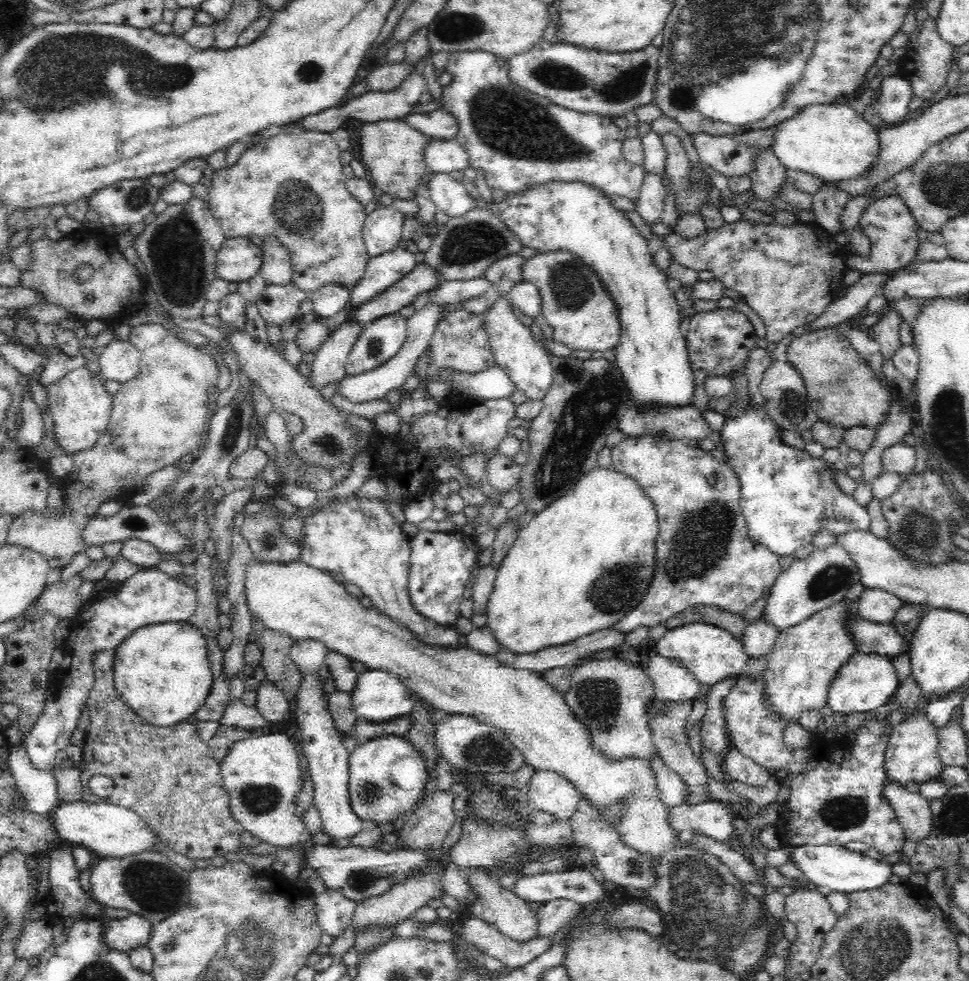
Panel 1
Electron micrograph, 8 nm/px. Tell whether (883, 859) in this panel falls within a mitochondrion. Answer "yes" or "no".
no

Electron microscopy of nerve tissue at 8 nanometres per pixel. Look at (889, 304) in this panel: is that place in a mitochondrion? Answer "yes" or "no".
no

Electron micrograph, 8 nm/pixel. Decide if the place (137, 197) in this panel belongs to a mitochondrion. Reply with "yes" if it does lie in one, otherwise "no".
yes

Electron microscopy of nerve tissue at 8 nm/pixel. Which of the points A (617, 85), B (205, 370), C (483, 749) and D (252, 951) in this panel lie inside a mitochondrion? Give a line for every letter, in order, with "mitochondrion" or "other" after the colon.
A: mitochondrion
B: other
C: mitochondrion
D: mitochondrion

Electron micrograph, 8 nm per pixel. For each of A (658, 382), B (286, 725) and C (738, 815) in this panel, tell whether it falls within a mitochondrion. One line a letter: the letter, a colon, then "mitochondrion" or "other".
A: other
B: other
C: other

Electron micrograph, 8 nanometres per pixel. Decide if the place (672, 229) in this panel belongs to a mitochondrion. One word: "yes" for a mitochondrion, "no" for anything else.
no

